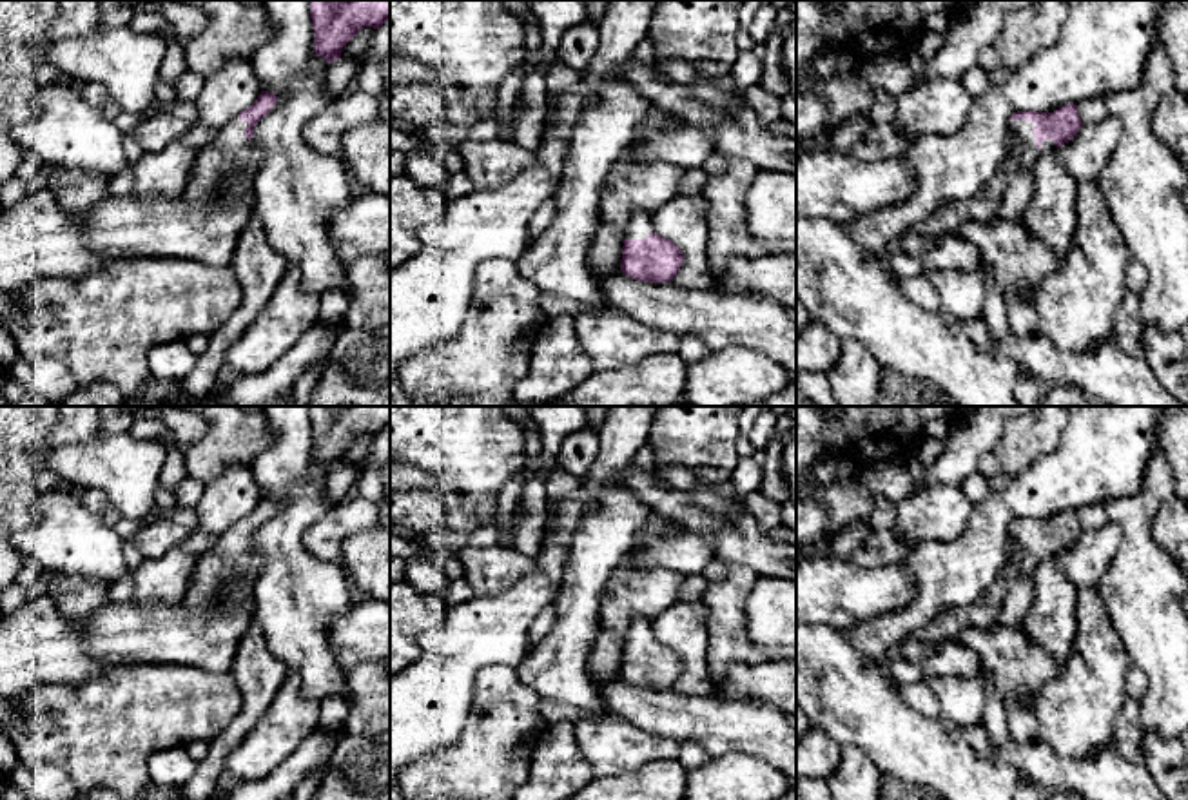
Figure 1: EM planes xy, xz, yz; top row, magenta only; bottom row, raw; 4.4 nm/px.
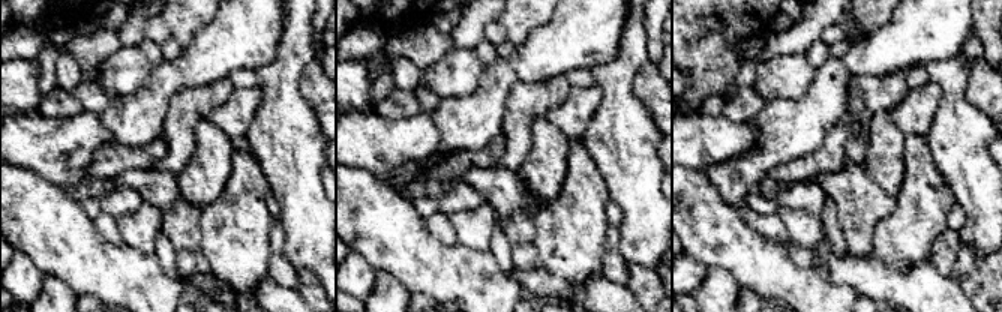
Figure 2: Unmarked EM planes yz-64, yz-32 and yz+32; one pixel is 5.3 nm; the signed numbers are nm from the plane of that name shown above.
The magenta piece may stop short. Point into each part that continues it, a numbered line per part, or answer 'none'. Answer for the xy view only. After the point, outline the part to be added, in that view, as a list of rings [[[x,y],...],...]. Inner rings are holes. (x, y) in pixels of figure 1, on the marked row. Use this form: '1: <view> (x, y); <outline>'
1: xy (223, 165); [[[236,116],[198,151],[194,172],[181,194],[190,207],[201,207],[216,196],[256,203],[250,172],[258,154],[243,134],[245,129],[248,129],[248,123]]]

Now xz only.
1: xz (641, 224); [[[637,210],[629,218],[624,239],[646,239],[651,232],[655,232],[651,212]]]

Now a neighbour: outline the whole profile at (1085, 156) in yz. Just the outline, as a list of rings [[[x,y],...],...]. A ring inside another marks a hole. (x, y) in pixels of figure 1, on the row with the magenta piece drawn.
[[[1110,114],[1099,123],[1083,123],[1068,143],[1054,151],[1056,158],[1077,183],[1099,180],[1121,138],[1121,131],[1121,122]]]

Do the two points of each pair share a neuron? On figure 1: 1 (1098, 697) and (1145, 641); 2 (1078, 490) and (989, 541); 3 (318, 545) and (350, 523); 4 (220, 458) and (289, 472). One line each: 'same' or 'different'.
1: different
2: same
3: same
4: different

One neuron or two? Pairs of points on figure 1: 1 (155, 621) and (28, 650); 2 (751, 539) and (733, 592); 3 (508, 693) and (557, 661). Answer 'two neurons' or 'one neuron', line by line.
1: one neuron
2: two neurons
3: one neuron

